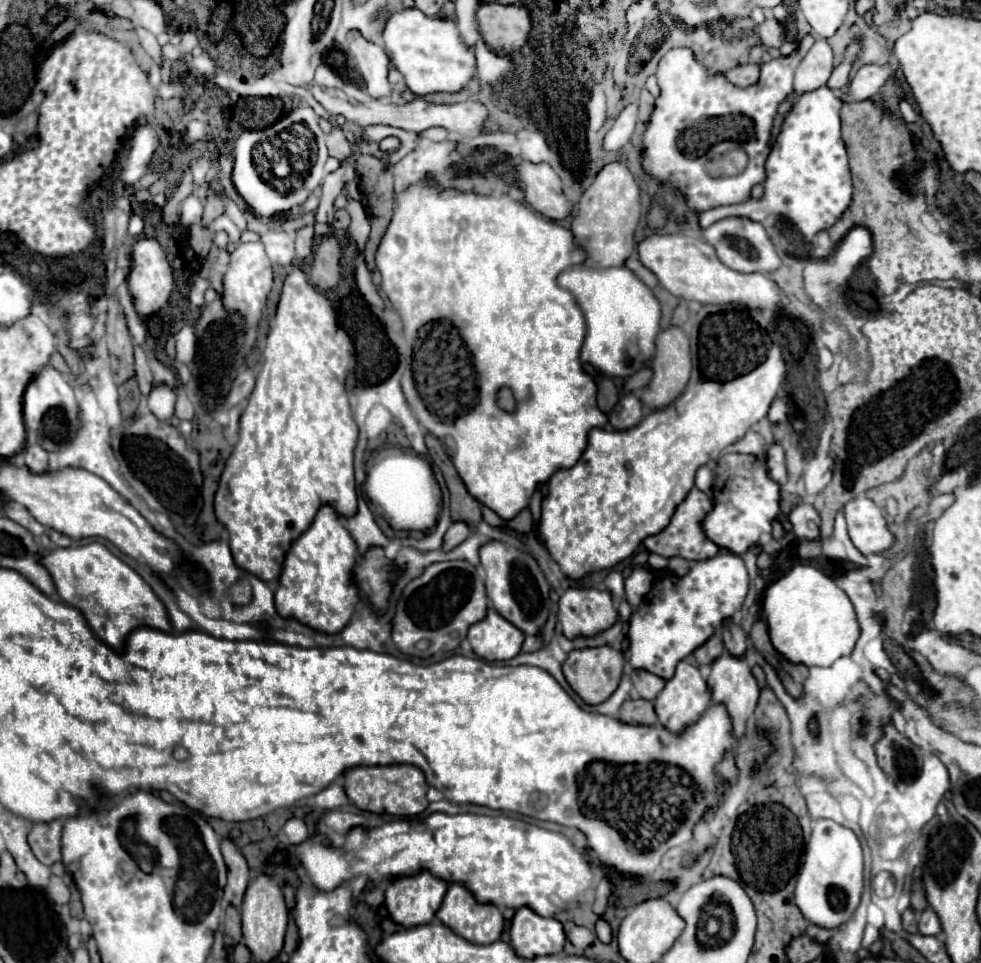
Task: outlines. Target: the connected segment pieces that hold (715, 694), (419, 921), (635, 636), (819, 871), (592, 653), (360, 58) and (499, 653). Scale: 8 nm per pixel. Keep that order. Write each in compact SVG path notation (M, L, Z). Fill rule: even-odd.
M724 652L720 658L714 660L708 684L710 684L708 690L712 694L712 702L714 704L722 704L726 708L726 712L732 718L732 732L734 732L734 736L742 738L746 734L748 720L754 714L754 708L756 708L756 702L758 702L758 694L760 694L760 688L758 688L758 684L754 680L746 660L744 658L734 658L728 652Z
M420 872L416 876L398 878L386 886L386 910L402 928L430 924L446 894L446 882Z
M726 550L714 558L694 562L684 576L660 574L654 582L652 598L646 598L638 608L634 608L628 622L630 666L634 670L652 672L662 680L670 680L676 664L688 658L698 646L706 644L706 640L742 608L746 592L746 566L738 554Z
M816 820L794 892L796 896L794 900L802 916L810 924L830 930L838 928L854 916L860 904L862 888L864 888L864 862L862 846L856 834L834 820Z
M598 646L598 648L586 648L586 650L572 650L568 654L568 660L562 664L564 678L570 684L570 688L590 706L596 706L618 688L620 676L624 668L624 654L614 650L612 646Z
M358 30L348 32L348 44L350 52L356 58L358 72L364 78L364 90L374 98L390 94L390 82L388 82L390 66L382 46L370 42Z
M490 608L484 620L470 626L468 642L476 656L488 662L504 662L520 652L524 634Z

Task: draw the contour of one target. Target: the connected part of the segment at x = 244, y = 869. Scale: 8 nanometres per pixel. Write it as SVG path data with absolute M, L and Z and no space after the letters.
M228 838L222 840L222 854L228 866L228 884L224 888L224 900L234 908L240 908L244 892L248 888L248 866L244 856L236 850L236 846Z

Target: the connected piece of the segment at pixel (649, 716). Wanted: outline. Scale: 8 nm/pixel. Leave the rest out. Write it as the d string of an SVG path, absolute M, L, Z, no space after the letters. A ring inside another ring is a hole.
M642 698L624 702L618 712L618 720L624 724L644 724L644 726L654 726L658 722L654 704L650 700L642 700Z

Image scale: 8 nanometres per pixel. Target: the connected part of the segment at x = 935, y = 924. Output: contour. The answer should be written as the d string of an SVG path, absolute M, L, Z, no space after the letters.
M926 908L926 910L922 912L920 922L918 922L918 930L920 930L920 934L928 934L928 936L938 936L938 934L942 932L940 920L938 920L938 916L934 914L934 910Z

